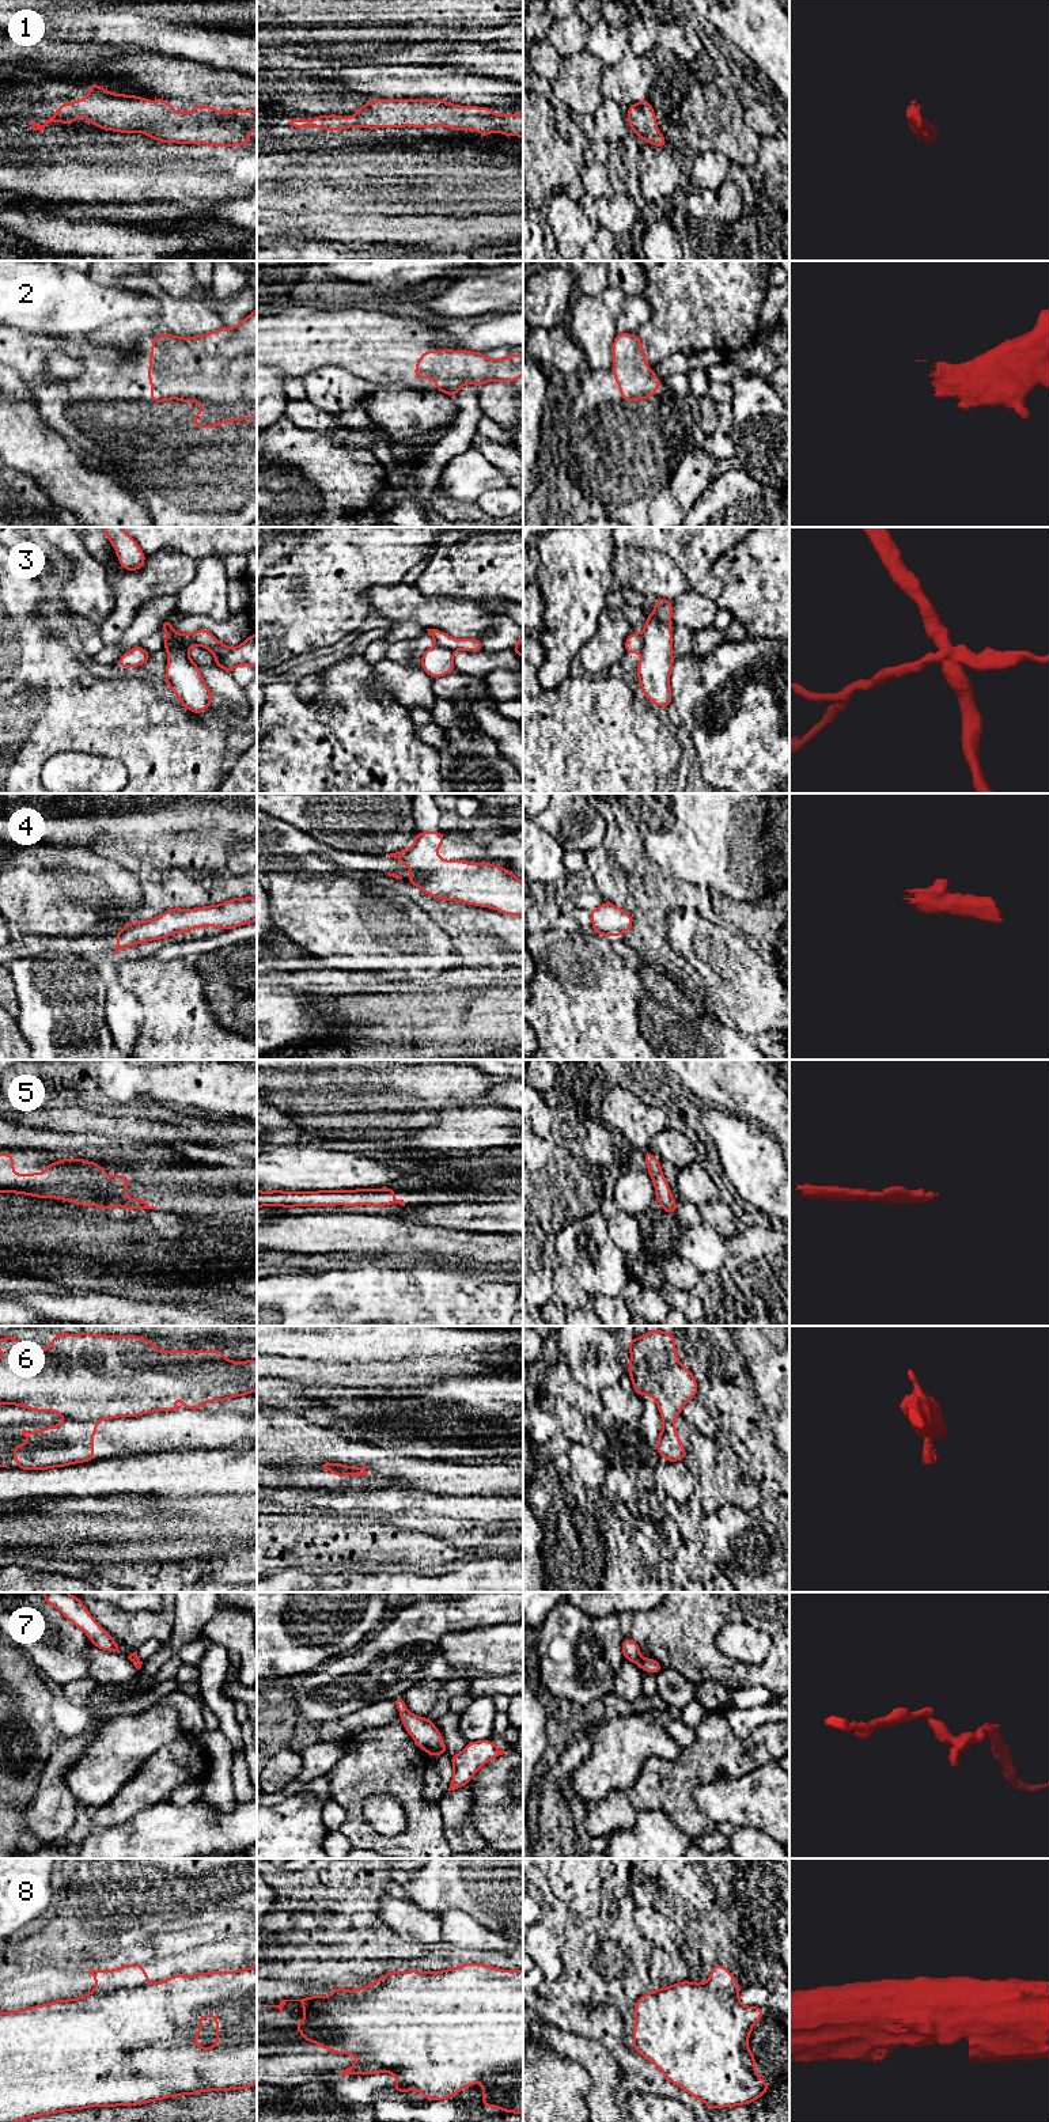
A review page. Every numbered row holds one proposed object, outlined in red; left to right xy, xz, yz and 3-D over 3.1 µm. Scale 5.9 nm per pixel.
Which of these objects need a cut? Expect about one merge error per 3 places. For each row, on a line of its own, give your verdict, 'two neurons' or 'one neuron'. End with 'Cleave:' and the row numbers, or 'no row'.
1: one neuron
2: one neuron
3: two neurons
4: one neuron
5: one neuron
6: two neurons
7: one neuron
8: two neurons
Cleave: 3, 6, 8

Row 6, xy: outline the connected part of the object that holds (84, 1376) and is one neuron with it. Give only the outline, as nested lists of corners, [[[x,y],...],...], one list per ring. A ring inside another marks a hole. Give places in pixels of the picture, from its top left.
[[[57,1333],[52,1337],[52,1345],[45,1349],[29,1349],[20,1341],[15,1339],[11,1334],[0,1339],[0,1350],[10,1352],[10,1356],[0,1357],[0,1403],[16,1405],[24,1409],[37,1411],[54,1411],[60,1416],[73,1418],[76,1421],[99,1421],[111,1420],[118,1417],[136,1417],[152,1411],[174,1411],[181,1409],[173,1403],[174,1398],[183,1401],[183,1409],[200,1410],[208,1401],[221,1402],[242,1395],[249,1395],[257,1391],[257,1360],[231,1361],[224,1357],[221,1350],[156,1350],[154,1341],[145,1341],[143,1337],[136,1335],[105,1335],[105,1334],[67,1334]]]

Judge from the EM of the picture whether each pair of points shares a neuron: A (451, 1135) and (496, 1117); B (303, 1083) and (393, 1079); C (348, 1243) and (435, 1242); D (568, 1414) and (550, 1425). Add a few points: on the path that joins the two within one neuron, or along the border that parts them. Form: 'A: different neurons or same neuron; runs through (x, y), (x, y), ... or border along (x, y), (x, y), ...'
A: same neuron; runs through (462, 1128), (485, 1126)
B: same neuron; runs through (325, 1083), (371, 1083)
C: same neuron; runs through (370, 1238), (413, 1238)
D: different neurons; border along (538, 1404), (557, 1420), (560, 1428)

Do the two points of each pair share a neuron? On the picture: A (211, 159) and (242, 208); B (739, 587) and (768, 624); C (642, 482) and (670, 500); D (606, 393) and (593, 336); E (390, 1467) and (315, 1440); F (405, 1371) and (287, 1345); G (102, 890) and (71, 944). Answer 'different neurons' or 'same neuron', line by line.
A: different neurons
B: same neuron
C: different neurons
D: different neurons
E: same neuron
F: different neurons
G: different neurons

